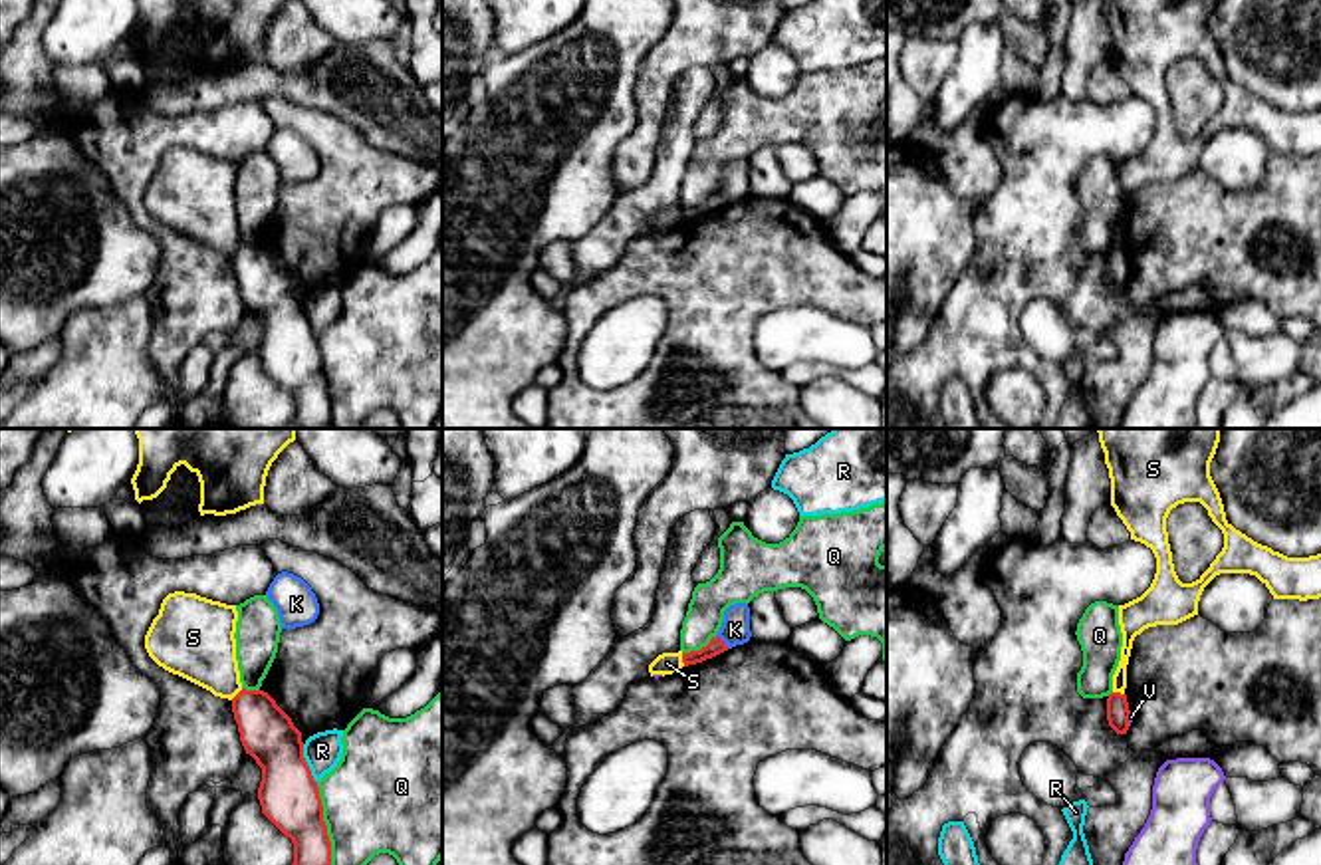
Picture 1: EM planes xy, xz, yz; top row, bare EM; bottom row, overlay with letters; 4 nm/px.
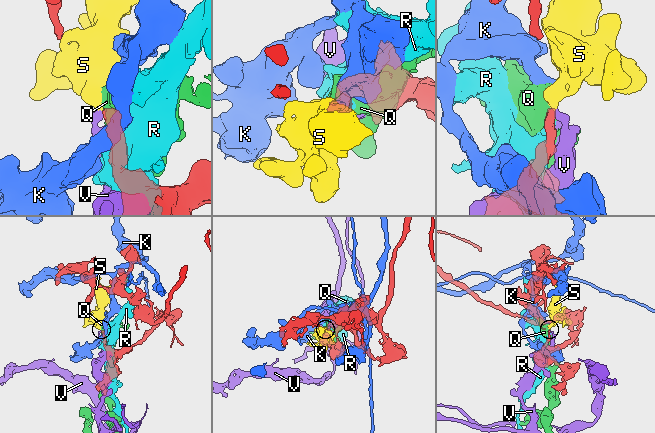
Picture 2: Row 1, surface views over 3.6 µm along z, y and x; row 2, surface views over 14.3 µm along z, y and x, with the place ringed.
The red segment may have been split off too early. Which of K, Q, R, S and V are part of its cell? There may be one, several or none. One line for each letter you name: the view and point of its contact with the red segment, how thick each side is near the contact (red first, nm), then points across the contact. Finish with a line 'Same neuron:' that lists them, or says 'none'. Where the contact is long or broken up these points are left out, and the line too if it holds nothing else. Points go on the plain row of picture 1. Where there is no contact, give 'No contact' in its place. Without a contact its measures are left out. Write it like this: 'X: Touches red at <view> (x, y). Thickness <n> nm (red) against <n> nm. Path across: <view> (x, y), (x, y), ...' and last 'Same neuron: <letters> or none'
Same neuron: none

